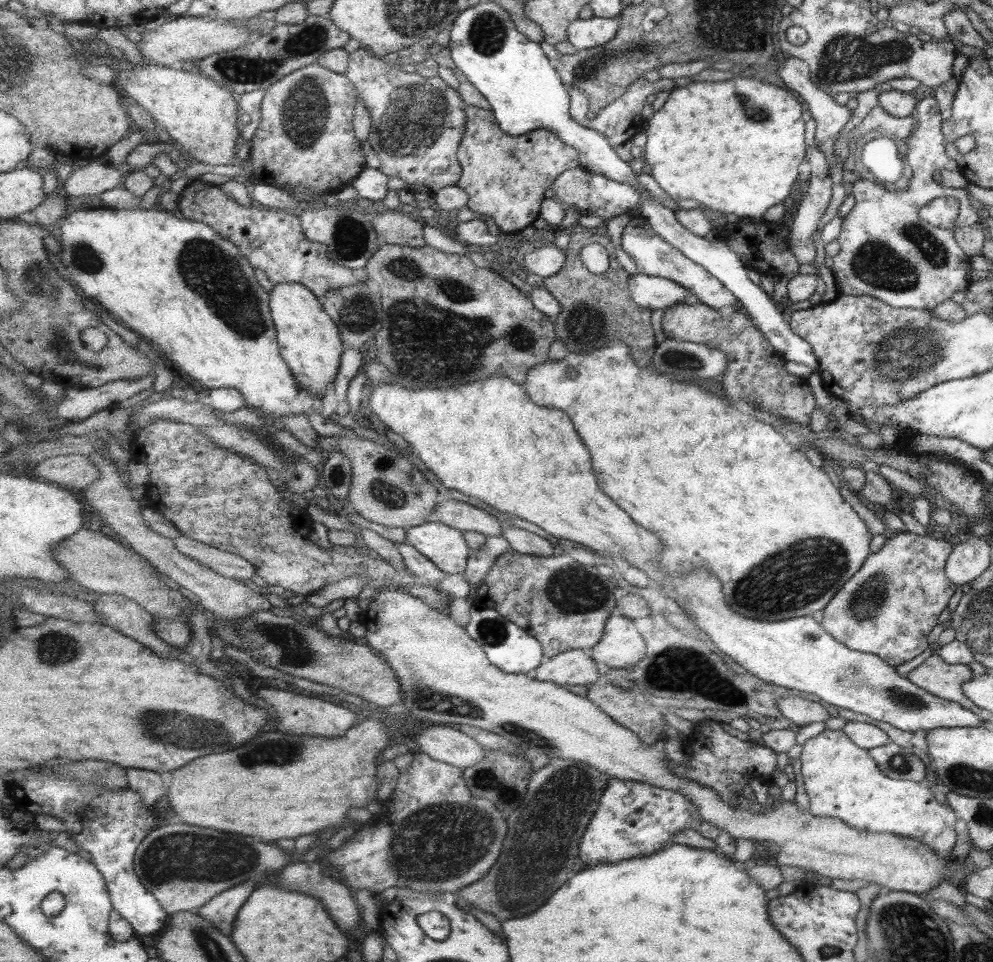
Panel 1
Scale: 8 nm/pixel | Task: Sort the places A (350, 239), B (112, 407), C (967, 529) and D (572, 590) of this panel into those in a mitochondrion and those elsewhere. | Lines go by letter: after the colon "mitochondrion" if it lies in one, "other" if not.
A: mitochondrion
B: other
C: other
D: mitochondrion

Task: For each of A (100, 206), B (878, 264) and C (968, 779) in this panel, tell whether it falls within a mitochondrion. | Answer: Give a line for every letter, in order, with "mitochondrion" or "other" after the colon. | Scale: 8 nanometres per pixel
A: other
B: mitochondrion
C: mitochondrion

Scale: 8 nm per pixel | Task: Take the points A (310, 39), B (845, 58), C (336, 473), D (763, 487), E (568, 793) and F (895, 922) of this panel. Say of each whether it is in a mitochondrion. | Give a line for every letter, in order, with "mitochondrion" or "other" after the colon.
A: mitochondrion
B: mitochondrion
C: mitochondrion
D: other
E: mitochondrion
F: mitochondrion

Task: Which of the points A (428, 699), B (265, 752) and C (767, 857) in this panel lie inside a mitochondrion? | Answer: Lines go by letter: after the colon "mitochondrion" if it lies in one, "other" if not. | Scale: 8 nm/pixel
A: mitochondrion
B: mitochondrion
C: other

